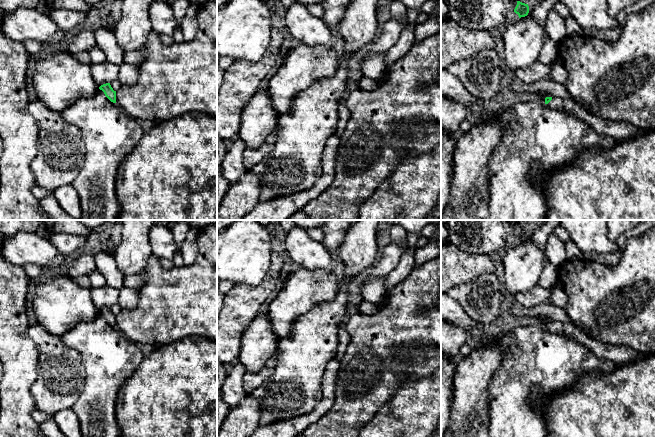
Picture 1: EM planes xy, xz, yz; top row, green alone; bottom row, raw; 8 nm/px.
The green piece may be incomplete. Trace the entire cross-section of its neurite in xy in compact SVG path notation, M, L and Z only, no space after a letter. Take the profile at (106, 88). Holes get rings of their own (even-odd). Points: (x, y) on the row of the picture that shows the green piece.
M110 83L103 84L99 87L105 94L105 96L113 103L116 103L116 91L113 90Z

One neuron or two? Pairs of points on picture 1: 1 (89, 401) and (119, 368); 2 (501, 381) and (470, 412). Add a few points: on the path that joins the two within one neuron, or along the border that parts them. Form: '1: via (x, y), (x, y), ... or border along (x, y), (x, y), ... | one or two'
1: via (97, 393), (111, 376) | one
2: border along (495, 372), (488, 387), (489, 417) | two

